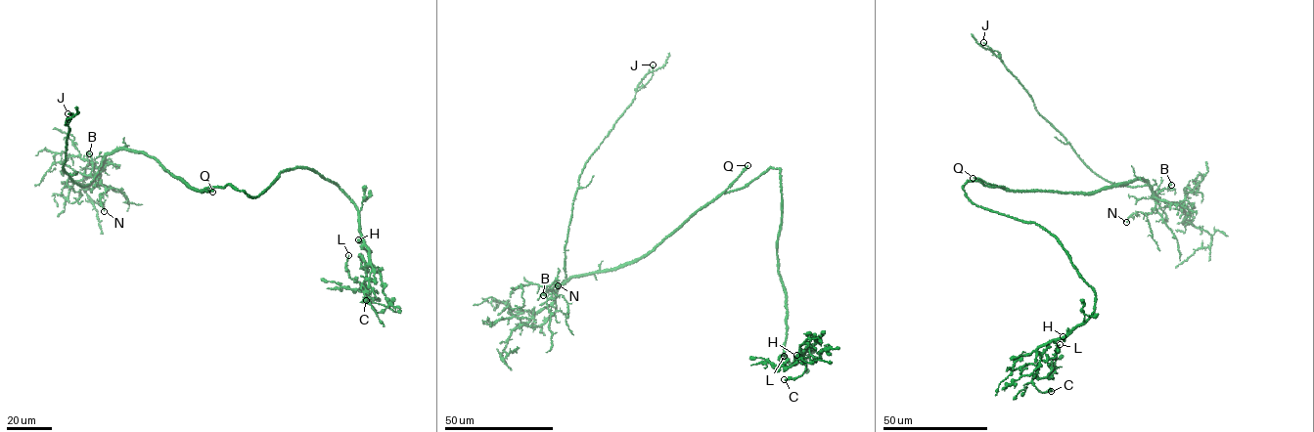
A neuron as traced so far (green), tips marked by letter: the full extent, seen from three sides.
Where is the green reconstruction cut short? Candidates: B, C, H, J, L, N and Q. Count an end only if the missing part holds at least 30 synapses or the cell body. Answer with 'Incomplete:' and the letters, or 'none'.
Incomplete: Q

